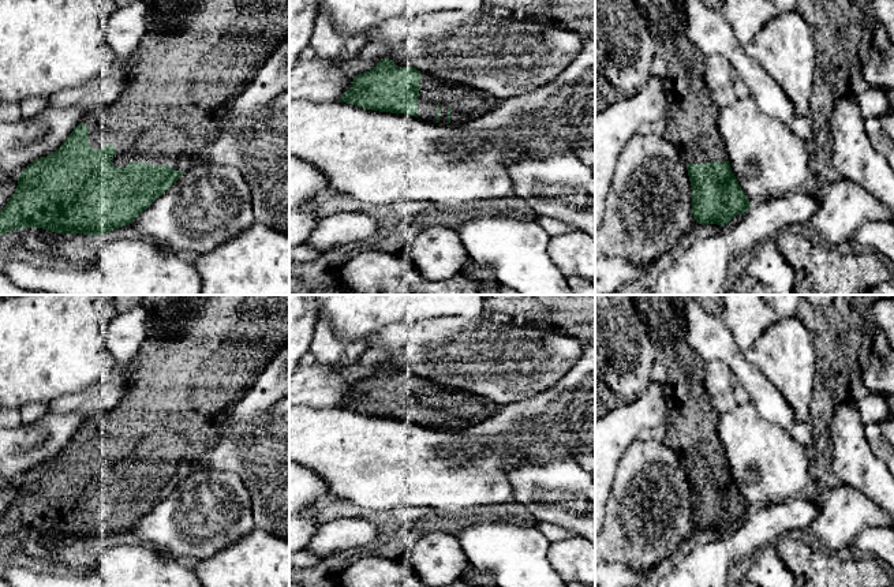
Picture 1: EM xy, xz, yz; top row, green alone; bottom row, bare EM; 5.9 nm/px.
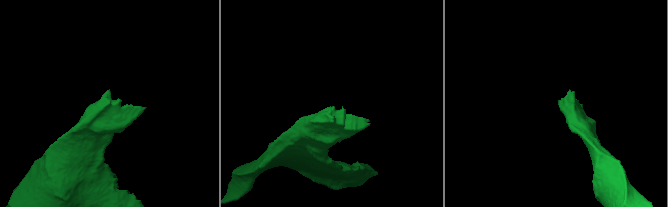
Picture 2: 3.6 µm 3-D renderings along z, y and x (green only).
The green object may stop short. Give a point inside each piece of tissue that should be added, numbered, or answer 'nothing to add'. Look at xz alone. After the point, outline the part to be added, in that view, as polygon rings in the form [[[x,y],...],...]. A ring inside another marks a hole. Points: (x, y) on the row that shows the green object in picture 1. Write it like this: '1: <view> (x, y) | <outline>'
1: xz (467, 103) | [[[422,74],[418,119],[442,124],[467,123],[500,106],[502,101],[476,87]]]

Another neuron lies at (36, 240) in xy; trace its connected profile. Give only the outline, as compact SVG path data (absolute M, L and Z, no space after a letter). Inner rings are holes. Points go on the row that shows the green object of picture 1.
M25 228L20 243L29 254L66 259L63 251L66 238L66 233L55 233L42 228Z

